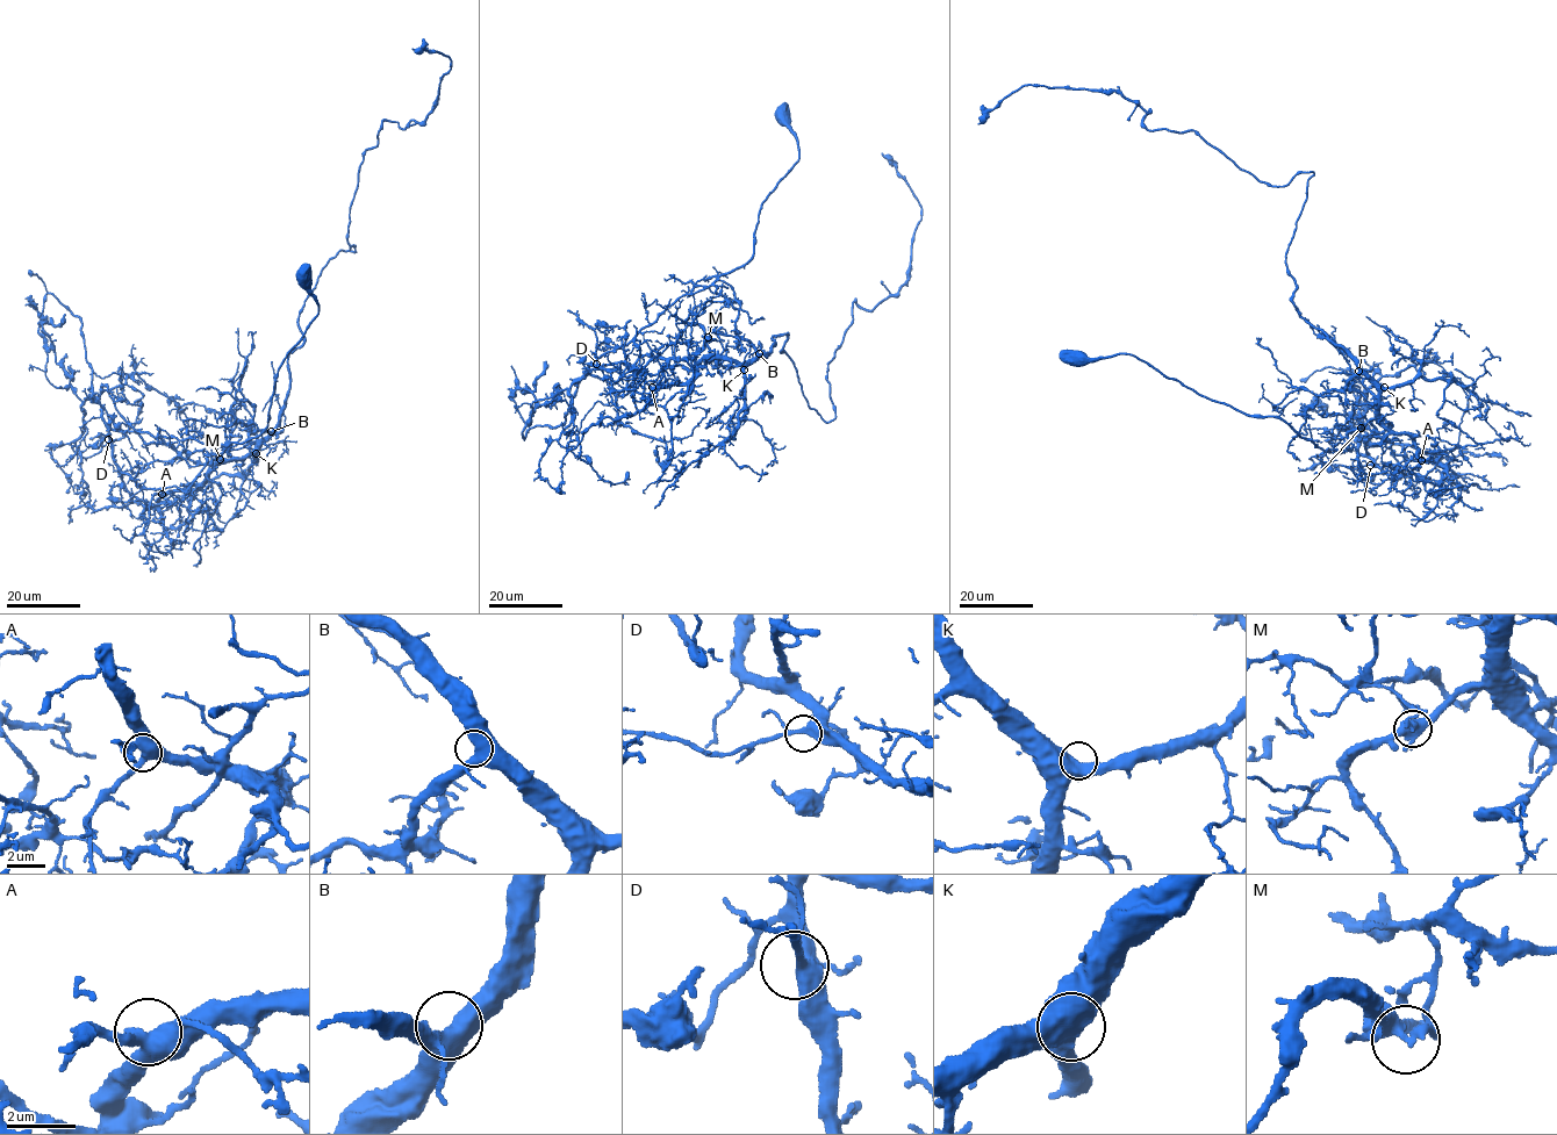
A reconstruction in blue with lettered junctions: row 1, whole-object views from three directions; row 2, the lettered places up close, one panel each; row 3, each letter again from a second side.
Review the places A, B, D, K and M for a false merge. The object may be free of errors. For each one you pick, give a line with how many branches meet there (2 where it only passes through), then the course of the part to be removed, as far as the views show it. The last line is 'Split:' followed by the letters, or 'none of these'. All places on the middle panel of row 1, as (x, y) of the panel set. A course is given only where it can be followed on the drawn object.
M: branches 2; course (708, 337), (741, 363), (787, 333), (831, 422), (852, 303), (897, 293), (920, 220), (881, 153)
Split: M

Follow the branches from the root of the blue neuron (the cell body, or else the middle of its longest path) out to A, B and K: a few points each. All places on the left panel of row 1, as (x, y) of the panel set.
A: (301, 277), (318, 313), (258, 435), (213, 445), (138, 432), (101, 387), (122, 482), (153, 504), (162, 494)
B: (301, 277), (318, 313), (258, 435), (157, 437), (99, 397), (109, 426), (191, 466), (244, 459), (271, 431)
K: (301, 277), (318, 313), (258, 435), (157, 437), (99, 397), (109, 426), (191, 466), (256, 453)

